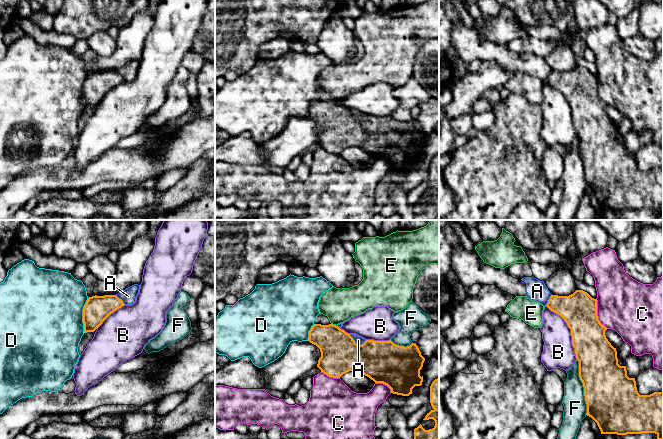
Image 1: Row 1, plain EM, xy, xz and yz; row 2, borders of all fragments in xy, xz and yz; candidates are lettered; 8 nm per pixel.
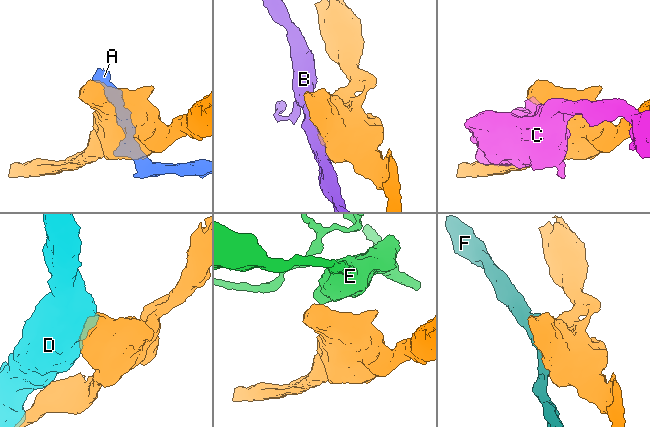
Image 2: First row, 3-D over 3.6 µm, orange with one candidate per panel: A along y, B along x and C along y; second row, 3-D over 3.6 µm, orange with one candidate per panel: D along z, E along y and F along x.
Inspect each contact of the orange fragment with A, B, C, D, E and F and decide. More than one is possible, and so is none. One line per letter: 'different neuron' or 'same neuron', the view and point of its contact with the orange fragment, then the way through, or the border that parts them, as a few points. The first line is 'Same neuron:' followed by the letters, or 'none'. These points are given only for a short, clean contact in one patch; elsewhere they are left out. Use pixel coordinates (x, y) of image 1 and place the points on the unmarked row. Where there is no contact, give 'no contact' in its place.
Same neuron: none
A: different neuron; meets orange in xz at (356, 120)
B: different neuron; meets orange in yz at (571, 107)
C: different neuron; meets orange in yz at (596, 90)
D: different neuron; meets orange in xy at (83, 91)
E: different neuron; meets orange in xz at (334, 101); border along xz (331, 99), (336, 102)
F: different neuron; meets orange in yz at (583, 162)

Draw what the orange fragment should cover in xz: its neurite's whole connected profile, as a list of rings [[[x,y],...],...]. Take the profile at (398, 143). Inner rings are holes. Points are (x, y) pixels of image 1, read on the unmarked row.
[[[314,100],[309,107],[308,117],[320,125],[321,133],[317,143],[329,153],[340,154],[349,147],[359,147],[375,159],[387,161],[391,169],[402,172],[409,172],[415,162],[422,161],[423,152],[420,152],[420,146],[425,134],[416,119],[404,123],[391,116],[366,116],[362,121],[357,121],[350,110],[333,100]]]

